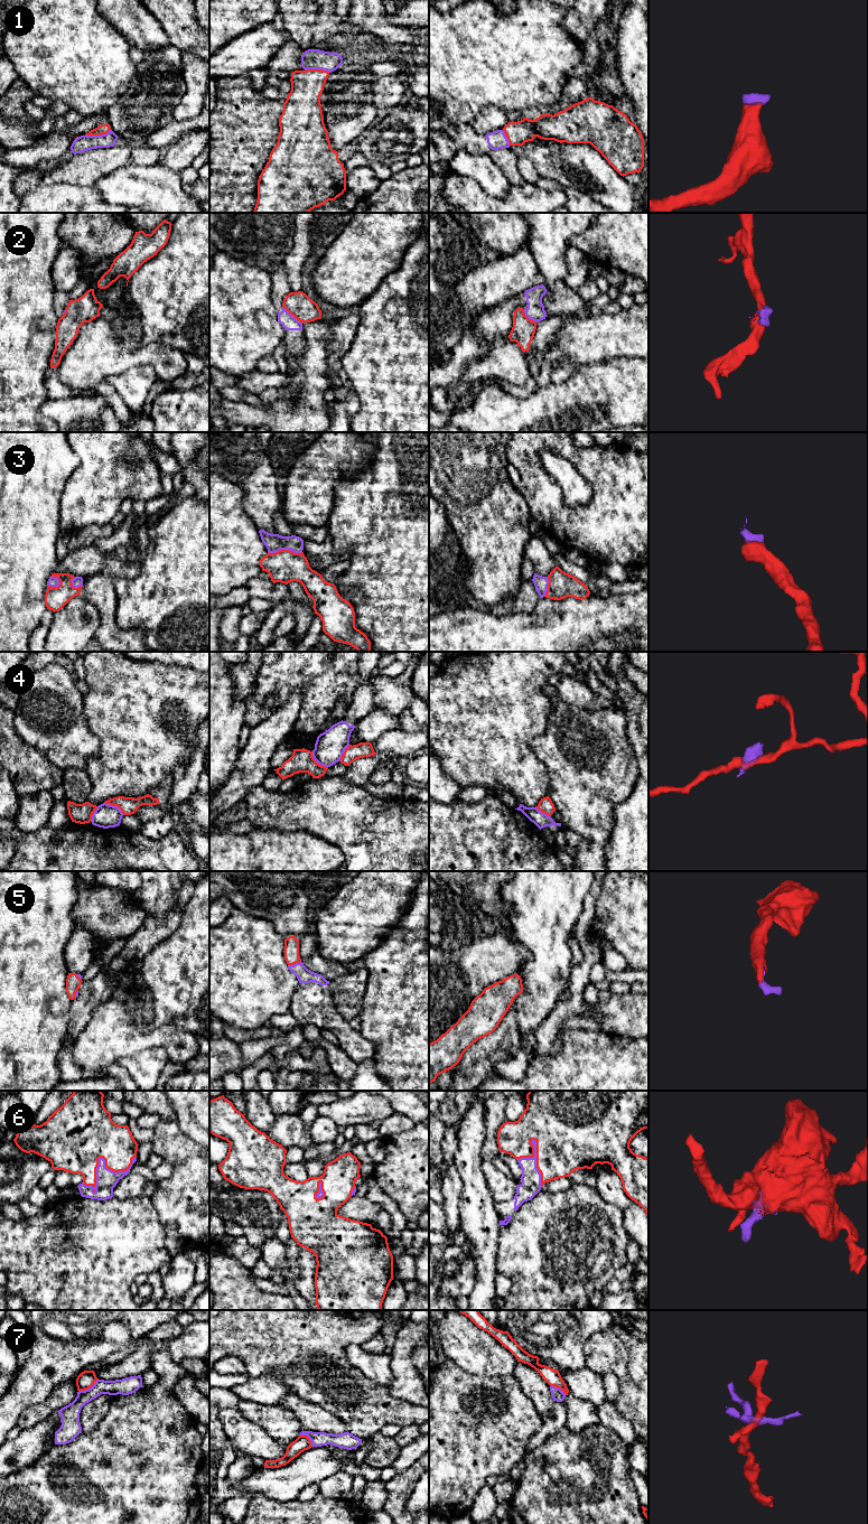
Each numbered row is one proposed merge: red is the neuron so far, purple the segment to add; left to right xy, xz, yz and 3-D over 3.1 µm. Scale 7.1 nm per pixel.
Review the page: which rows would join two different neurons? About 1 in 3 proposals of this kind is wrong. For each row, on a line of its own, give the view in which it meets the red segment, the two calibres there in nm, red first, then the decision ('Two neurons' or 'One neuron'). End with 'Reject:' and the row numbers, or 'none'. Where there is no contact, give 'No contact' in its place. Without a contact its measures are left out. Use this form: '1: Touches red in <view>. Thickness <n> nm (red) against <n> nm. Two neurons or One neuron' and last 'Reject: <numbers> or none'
1: Touches red in xy. Thickness 80 nm (red) against 120 nm. One neuron
2: Touches red in xz. Thickness 180 nm (red) against 110 nm. Two neurons
3: Touches red in xz. Thickness 240 nm (red) against 130 nm. One neuron
4: Touches red in xz. Thickness 160 nm (red) against 220 nm. Two neurons
5: Touches red in xz. Thickness 110 nm (red) against 110 nm. One neuron
6: Touches red in xy. Thickness 460 nm (red) against 150 nm. One neuron
7: Touches red in xy. Thickness 120 nm (red) against 130 nm. Two neurons
Reject: 2, 4, 7

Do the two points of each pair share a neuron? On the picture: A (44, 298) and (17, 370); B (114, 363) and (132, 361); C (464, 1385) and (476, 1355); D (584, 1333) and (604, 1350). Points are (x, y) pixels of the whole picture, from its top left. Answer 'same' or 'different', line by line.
A: same
B: same
C: different
D: different

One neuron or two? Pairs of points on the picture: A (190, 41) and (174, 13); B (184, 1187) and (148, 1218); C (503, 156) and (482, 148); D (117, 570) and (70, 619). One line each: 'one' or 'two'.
A: one
B: two
C: two
D: two

